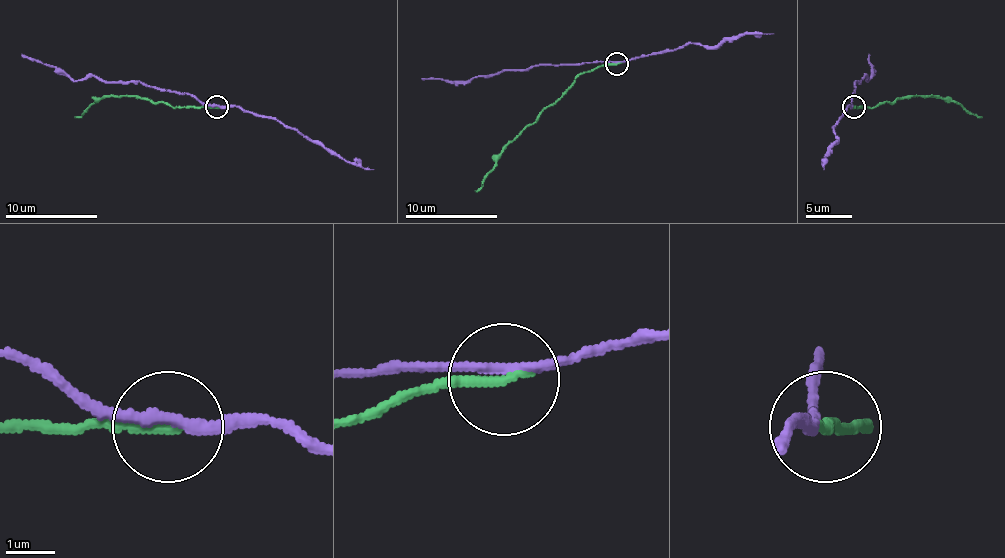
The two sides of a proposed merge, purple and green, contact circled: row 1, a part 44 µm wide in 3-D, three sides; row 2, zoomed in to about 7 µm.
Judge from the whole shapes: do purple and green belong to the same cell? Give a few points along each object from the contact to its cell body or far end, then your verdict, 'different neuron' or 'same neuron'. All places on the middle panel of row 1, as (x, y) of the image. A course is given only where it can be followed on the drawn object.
purple runs (616, 63), (600, 61), (540, 65), (501, 70), (496, 75), (452, 82), (422, 79); green runs (616, 63), (581, 72), (572, 86), (505, 148), (496, 167), (475, 192); different neuron

